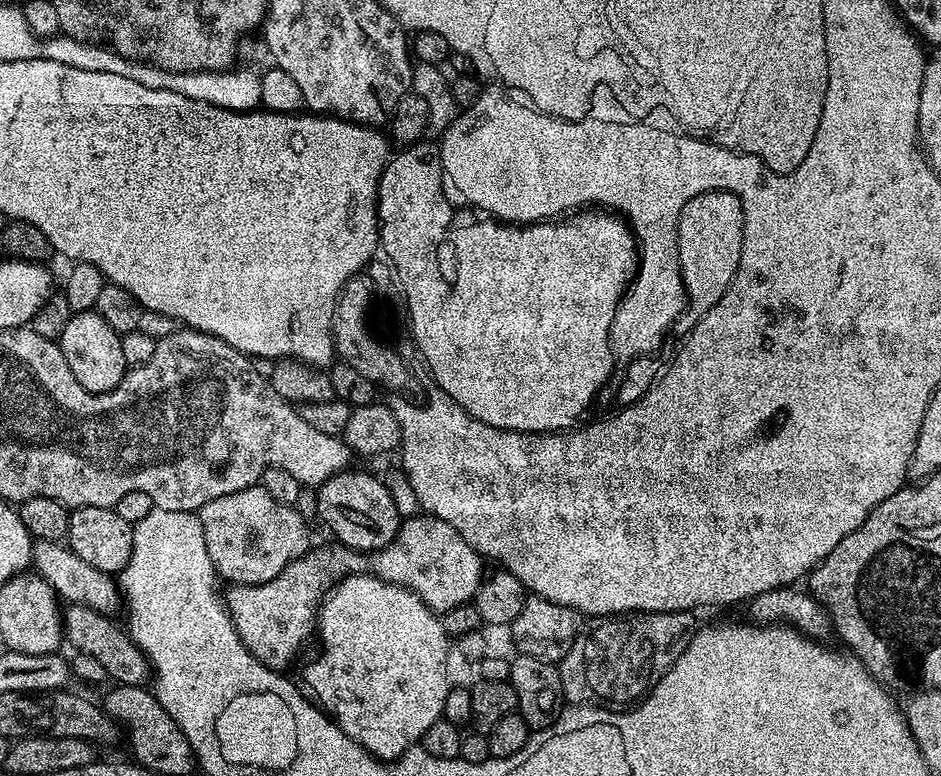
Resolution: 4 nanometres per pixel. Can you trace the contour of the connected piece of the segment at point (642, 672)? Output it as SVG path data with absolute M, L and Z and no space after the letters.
M626 612L619 616L598 616L589 619L581 627L580 632L574 638L574 646L564 655L563 660L559 661L560 681L564 687L564 698L569 705L587 706L589 708L610 708L613 710L628 710L640 703L645 696L652 690L652 685L668 671L668 667L679 658L680 653L686 650L686 646L696 635L698 623L696 624L695 615L692 612Z

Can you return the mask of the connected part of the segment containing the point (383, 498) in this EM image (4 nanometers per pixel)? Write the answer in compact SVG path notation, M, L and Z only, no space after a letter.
M352 471L338 472L319 485L316 508L320 511L321 522L340 539L337 541L343 547L371 554L385 548L398 534L402 515L391 490L378 477L368 472Z

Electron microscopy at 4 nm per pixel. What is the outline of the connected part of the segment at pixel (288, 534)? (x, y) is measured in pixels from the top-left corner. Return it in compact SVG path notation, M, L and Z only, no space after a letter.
M253 486L246 490L238 490L234 494L222 494L222 498L214 498L214 502L206 502L199 510L202 522L202 534L206 538L206 550L210 554L210 562L216 568L216 575L221 581L228 580L234 584L261 584L270 582L270 578L278 578L290 562L294 562L309 551L308 528L297 509L290 504L278 502L262 486Z

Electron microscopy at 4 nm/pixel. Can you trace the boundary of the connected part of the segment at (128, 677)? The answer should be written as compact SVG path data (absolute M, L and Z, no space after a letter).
M68 604L62 612L62 636L65 641L73 644L73 649L82 654L91 654L100 665L102 670L106 670L108 680L116 684L138 684L143 685L144 679L149 679L150 665L144 659L144 653L128 637L127 631L116 624L112 624L113 617L103 612L95 612L93 608L87 608L85 604Z

